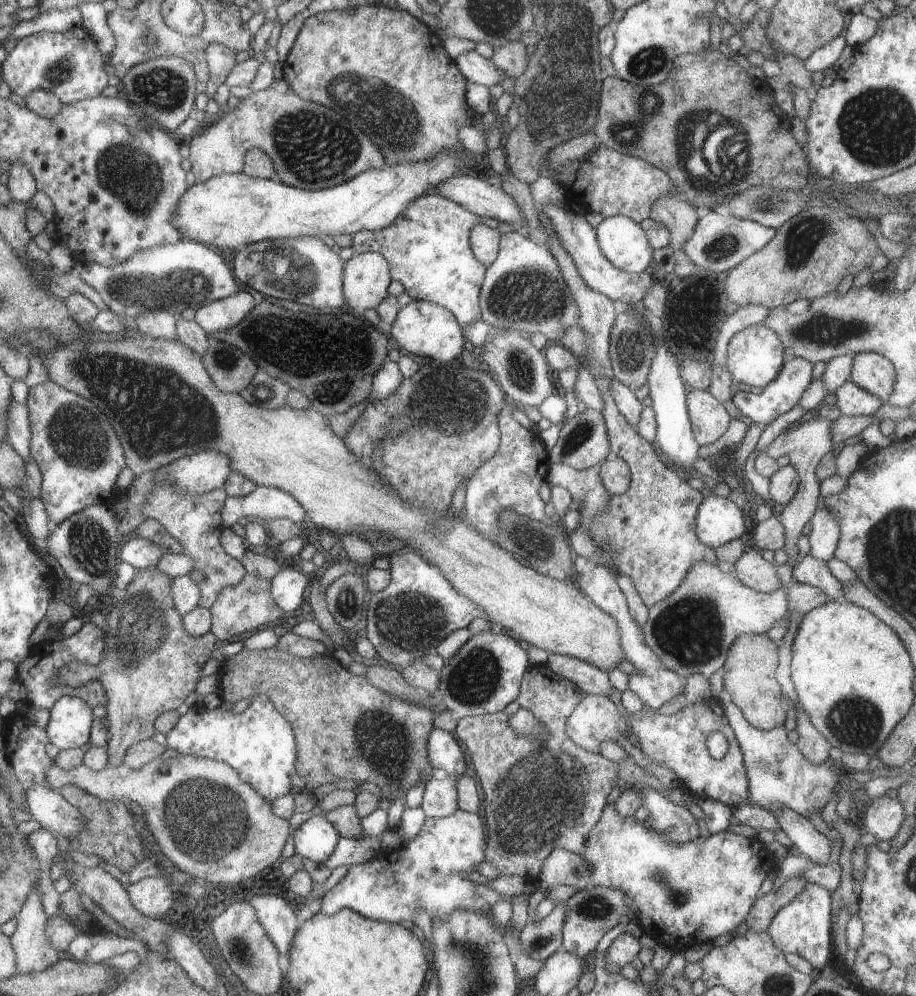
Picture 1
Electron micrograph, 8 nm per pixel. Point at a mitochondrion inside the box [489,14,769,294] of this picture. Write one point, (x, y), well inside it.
(550, 115)

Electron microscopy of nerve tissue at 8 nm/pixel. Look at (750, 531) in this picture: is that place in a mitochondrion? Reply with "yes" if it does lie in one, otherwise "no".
no

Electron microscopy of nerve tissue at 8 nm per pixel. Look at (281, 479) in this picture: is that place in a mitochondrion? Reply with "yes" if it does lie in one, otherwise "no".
no

